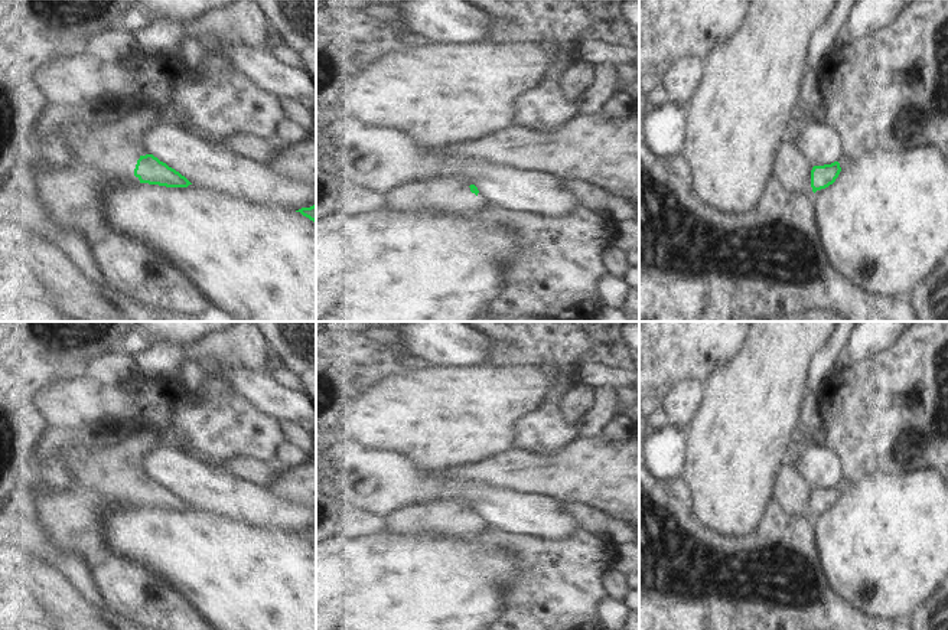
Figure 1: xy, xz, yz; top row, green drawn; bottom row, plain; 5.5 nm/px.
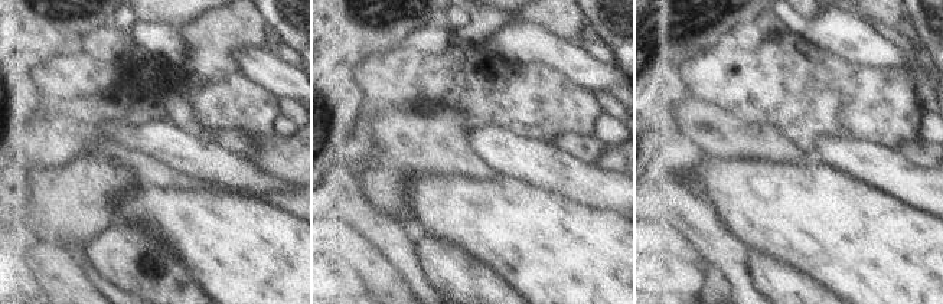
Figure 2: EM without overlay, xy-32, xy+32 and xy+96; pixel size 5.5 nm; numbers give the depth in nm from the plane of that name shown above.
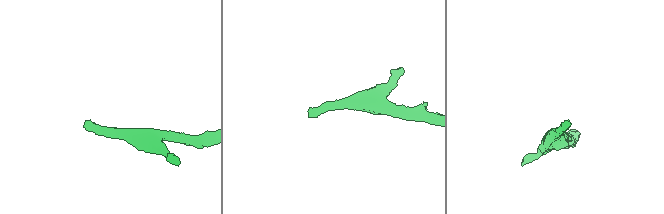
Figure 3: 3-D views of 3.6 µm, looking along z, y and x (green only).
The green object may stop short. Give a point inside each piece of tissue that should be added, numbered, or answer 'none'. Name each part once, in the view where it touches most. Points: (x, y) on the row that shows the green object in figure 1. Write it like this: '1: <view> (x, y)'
1: xy (114, 149)

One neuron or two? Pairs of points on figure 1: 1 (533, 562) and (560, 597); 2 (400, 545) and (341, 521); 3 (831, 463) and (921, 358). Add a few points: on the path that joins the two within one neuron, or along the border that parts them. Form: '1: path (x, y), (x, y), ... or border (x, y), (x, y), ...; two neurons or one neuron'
1: path (541, 571), (559, 588); one neuron
2: border (365, 524), (361, 529), (339, 532), (331, 537); two neurons
3: border (824, 447), (836, 456), (846, 476); two neurons

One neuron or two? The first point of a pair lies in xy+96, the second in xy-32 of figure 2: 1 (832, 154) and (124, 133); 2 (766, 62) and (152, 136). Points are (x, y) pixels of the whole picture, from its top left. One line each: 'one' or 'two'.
1: one
2: two

